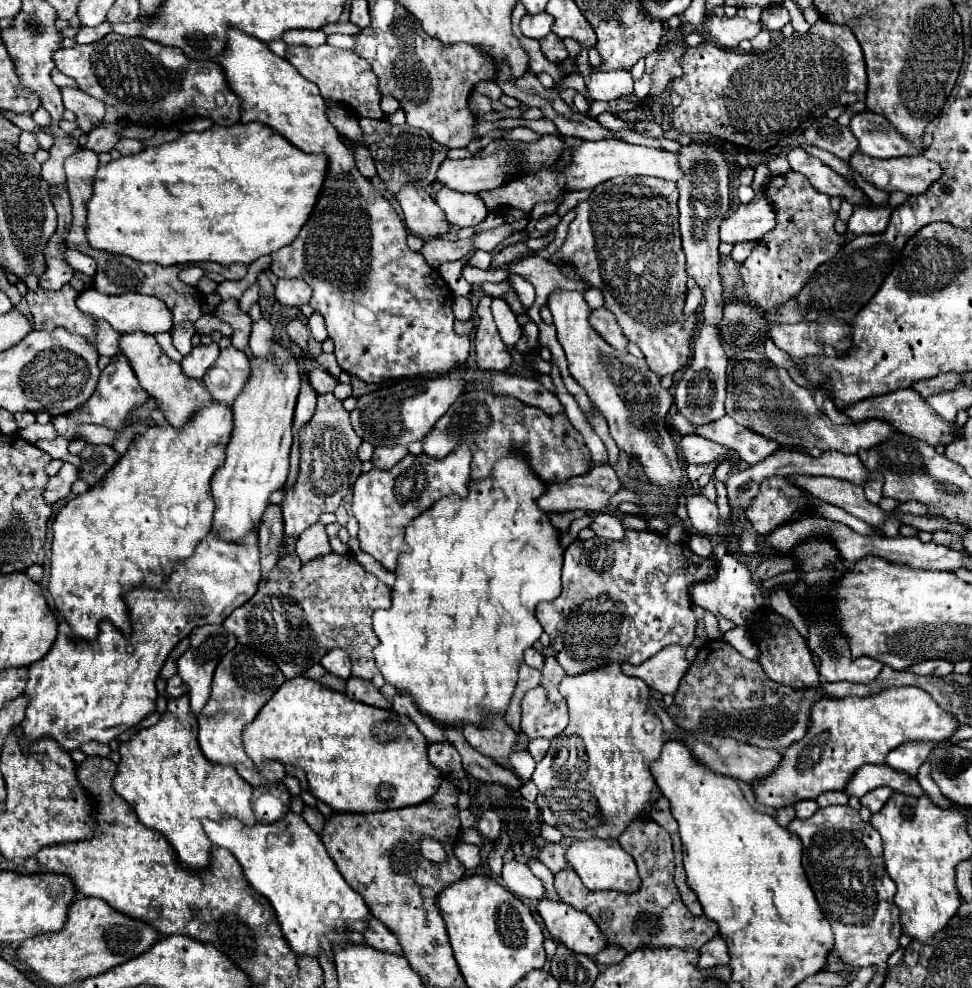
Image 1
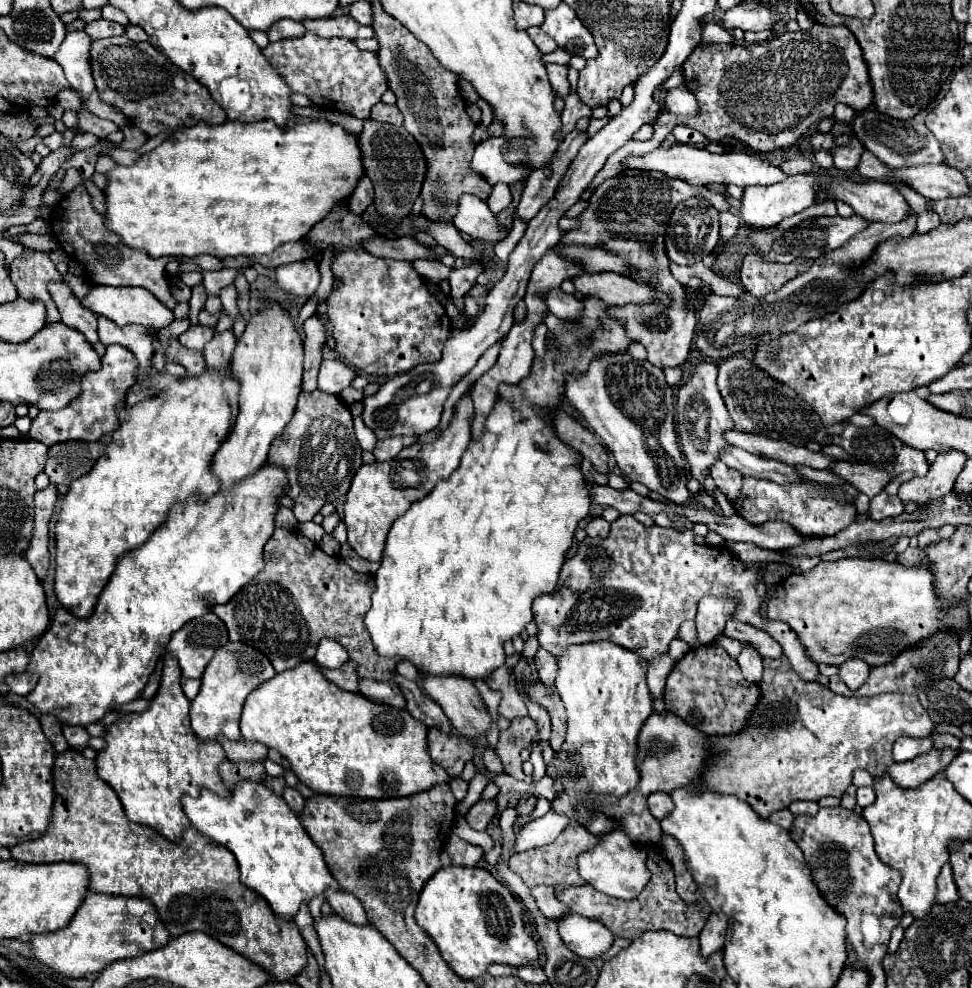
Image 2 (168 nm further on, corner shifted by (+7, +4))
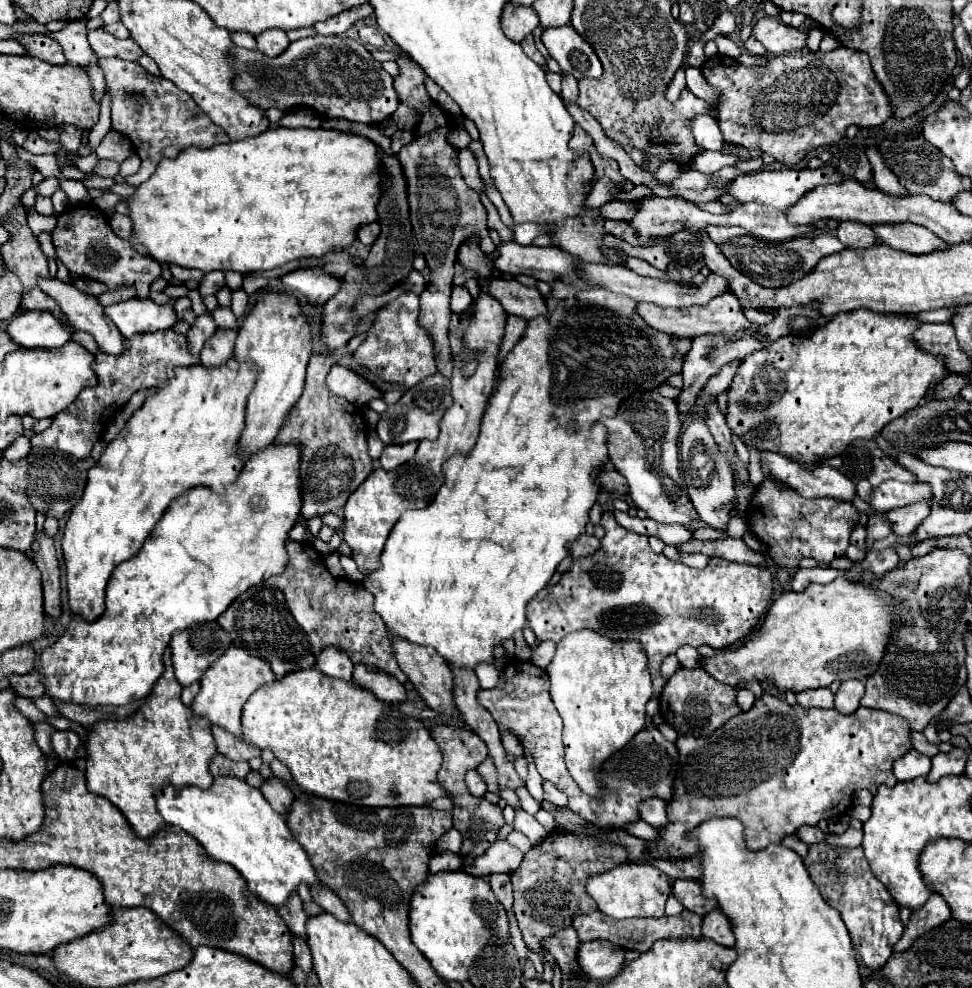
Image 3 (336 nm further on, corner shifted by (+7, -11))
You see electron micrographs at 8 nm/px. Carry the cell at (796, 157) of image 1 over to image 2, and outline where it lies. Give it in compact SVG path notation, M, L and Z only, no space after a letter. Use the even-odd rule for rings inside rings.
M830 177L828 193L834 195L834 199L848 203L854 209L854 213L860 217L866 217L866 221L898 223L910 215L910 207L904 201L904 197L892 185L882 181L850 181L846 177Z

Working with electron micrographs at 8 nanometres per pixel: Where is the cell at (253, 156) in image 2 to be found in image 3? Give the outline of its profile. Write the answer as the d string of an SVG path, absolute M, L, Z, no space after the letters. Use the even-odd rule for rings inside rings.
M276 128L276 130L266 130L254 138L246 138L240 142L228 142L228 144L218 144L214 148L202 150L202 148L186 148L178 158L168 160L164 158L156 172L142 182L136 192L126 198L128 210L130 210L130 220L132 220L132 238L130 242L142 244L148 250L148 256L160 264L178 264L184 268L196 268L202 272L212 272L212 270L222 270L222 272L256 272L256 270L272 270L278 268L290 260L298 258L312 258L312 256L324 256L328 254L334 246L348 248L356 240L356 230L362 224L376 222L376 204L378 204L378 160L374 160L374 152L378 146L370 142L364 136L348 134L348 132L338 132L338 130L322 130L322 128Z

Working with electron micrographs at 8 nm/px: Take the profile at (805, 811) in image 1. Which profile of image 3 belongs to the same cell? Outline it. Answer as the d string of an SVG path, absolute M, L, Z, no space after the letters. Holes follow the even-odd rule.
M800 826L798 830L796 830L796 836L802 840L802 842L806 842L806 844L816 844L818 840L824 840L824 832L818 828L818 826Z

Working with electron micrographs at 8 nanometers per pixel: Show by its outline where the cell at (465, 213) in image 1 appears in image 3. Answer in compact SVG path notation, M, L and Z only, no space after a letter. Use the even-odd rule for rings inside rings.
M500 242L496 246L496 258L494 266L506 274L528 274L534 276L536 280L548 282L550 286L556 282L564 282L568 286L588 290L588 288L604 288L620 296L628 296L636 302L652 302L658 306L694 306L694 304L706 304L710 298L718 296L718 292L726 292L728 280L710 274L702 286L688 286L688 284L678 284L678 282L664 282L664 280L654 280L646 276L638 276L636 272L616 266L616 264L594 264L594 262L584 262L574 258L572 254L560 250L560 248L540 248L540 246L522 246L518 242Z

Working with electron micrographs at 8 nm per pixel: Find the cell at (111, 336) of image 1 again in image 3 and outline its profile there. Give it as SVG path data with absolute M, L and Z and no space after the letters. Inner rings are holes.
M34 288L34 292L30 292L30 296L26 296L24 308L26 308L26 310L48 310L50 314L54 314L58 320L62 320L62 322L68 326L70 334L76 332L76 328L66 320L66 314L64 314L62 308L58 306L58 302L56 302L54 298L50 298L48 294L44 294L40 288Z

